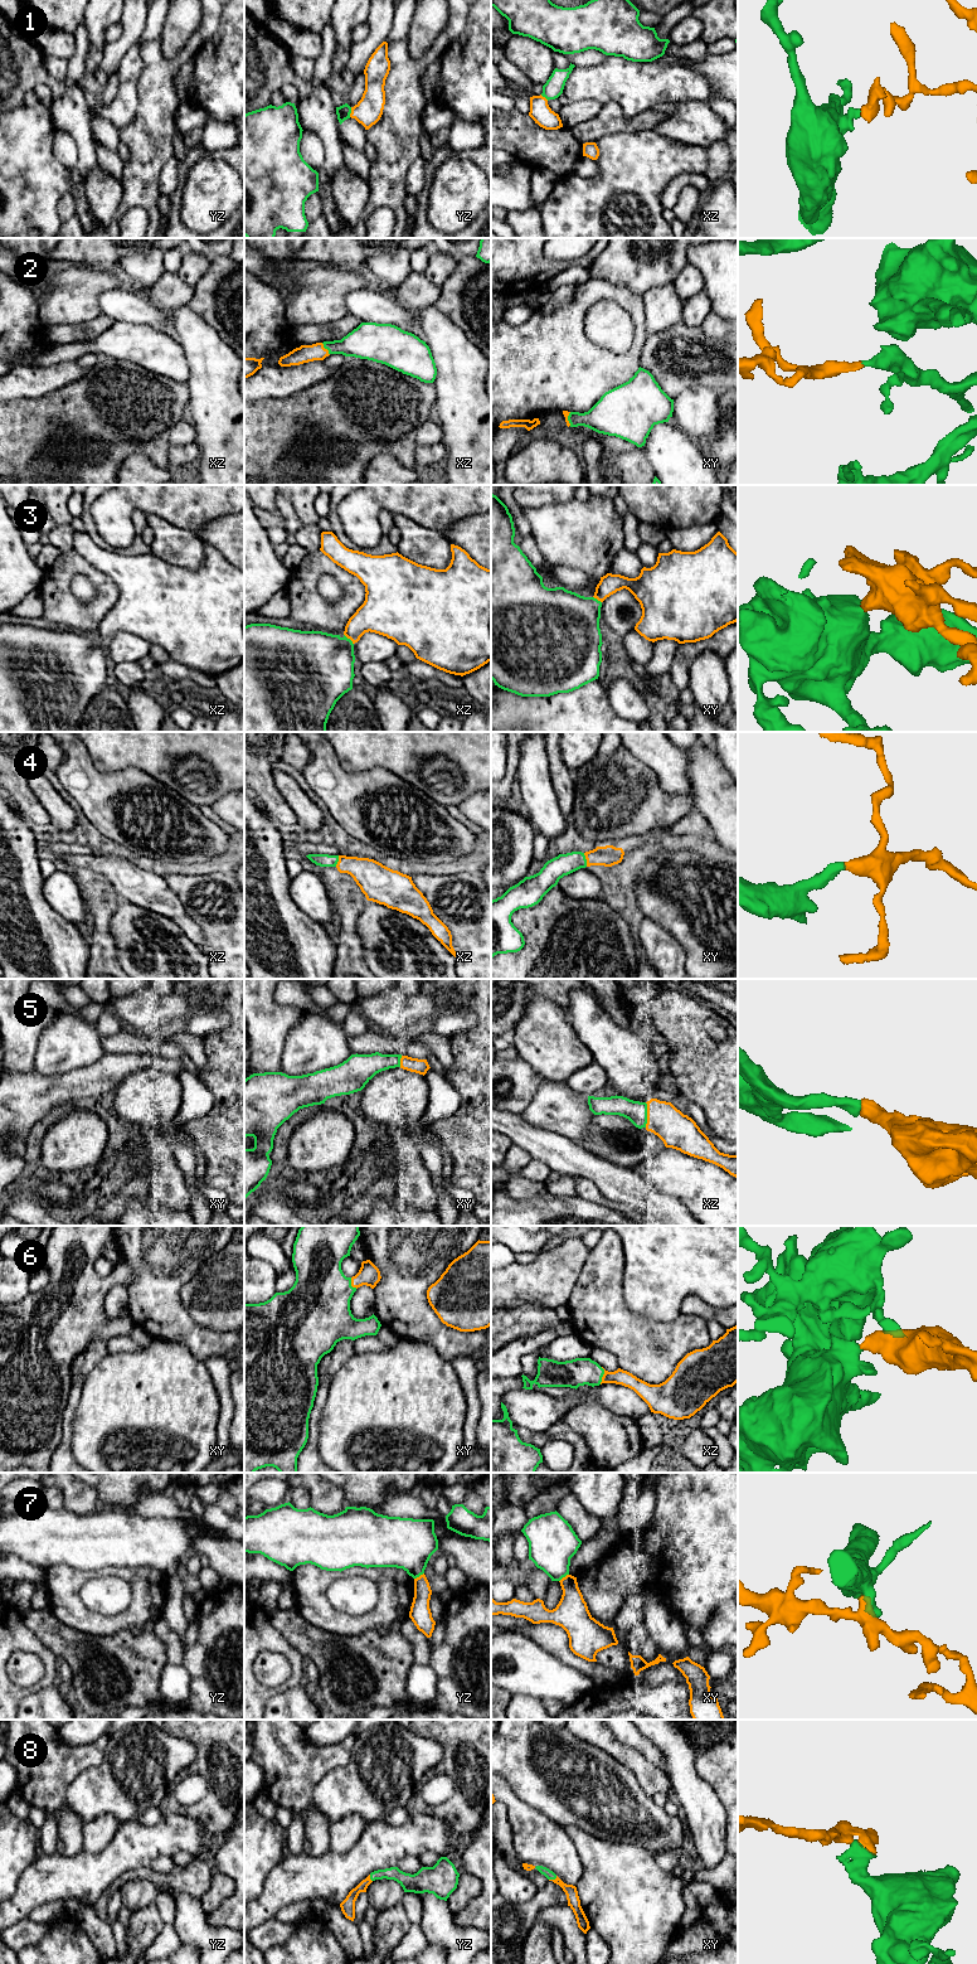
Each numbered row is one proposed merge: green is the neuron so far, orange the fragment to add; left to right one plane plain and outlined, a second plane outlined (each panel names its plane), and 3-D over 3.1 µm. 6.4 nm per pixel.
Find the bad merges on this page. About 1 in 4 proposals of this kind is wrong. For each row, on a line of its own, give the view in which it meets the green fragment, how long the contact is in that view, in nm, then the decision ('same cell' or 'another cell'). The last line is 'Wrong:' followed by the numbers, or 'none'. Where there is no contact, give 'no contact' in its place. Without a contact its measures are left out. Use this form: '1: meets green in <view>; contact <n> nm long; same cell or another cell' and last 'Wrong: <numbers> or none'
1: meets green in yz; contact 70 nm long; same cell
2: meets green in xz; contact 90 nm long; same cell
3: meets green in xz; contact 90 nm long; same cell
4: meets green in xy; contact 90 nm long; same cell
5: meets green in xz; contact 160 nm long; same cell
6: meets green in xz; contact 110 nm long; same cell
7: meets green in yz; contact 80 nm long; another cell
8: meets green in xy; contact 60 nm long; same cell
Wrong: 7

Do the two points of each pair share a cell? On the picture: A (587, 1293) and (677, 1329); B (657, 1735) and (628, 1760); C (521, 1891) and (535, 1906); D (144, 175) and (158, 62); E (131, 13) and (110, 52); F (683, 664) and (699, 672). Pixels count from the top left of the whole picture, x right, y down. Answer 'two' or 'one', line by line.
A: one
B: two
C: two
D: one
E: one
F: two

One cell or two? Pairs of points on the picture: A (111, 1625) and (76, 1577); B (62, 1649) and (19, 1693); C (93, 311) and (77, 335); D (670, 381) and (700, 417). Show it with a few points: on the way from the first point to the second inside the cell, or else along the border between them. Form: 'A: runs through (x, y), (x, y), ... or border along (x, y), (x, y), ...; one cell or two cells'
A: runs through (95, 1624), (73, 1604), (73, 1594); one cell
B: border along (35, 1634), (58, 1661); two cells
C: border along (102, 314), (82, 323), (58, 325); two cells
D: border along (709, 387), (685, 388), (672, 398); two cells

